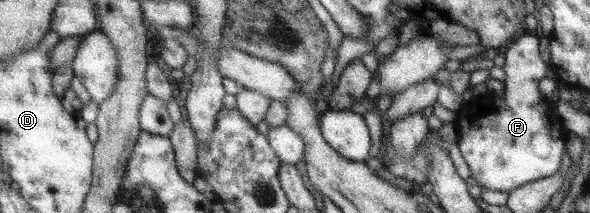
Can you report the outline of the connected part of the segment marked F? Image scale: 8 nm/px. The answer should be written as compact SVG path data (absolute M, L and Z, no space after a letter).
M532 31L519 33L503 52L505 72L504 90L500 96L492 91L484 94L473 94L471 99L464 102L452 122L457 138L457 147L468 166L470 175L478 186L488 190L510 192L522 184L550 176L558 170L560 158L564 150L565 131L559 116L552 109L548 98L538 91L538 81L546 76L547 62L538 53L539 39Z

